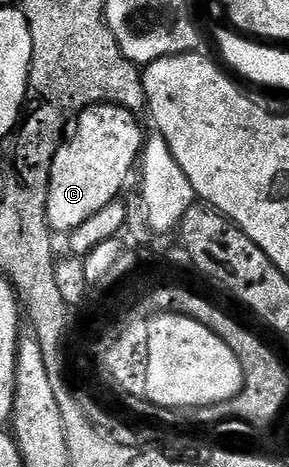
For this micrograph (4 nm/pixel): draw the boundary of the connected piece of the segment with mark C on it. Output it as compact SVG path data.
M100 103L76 115L72 136L61 142L50 169L48 223L53 232L72 232L119 196L116 194L123 189L128 174L133 174L144 149L146 135L140 132L136 119L133 112L112 103Z

